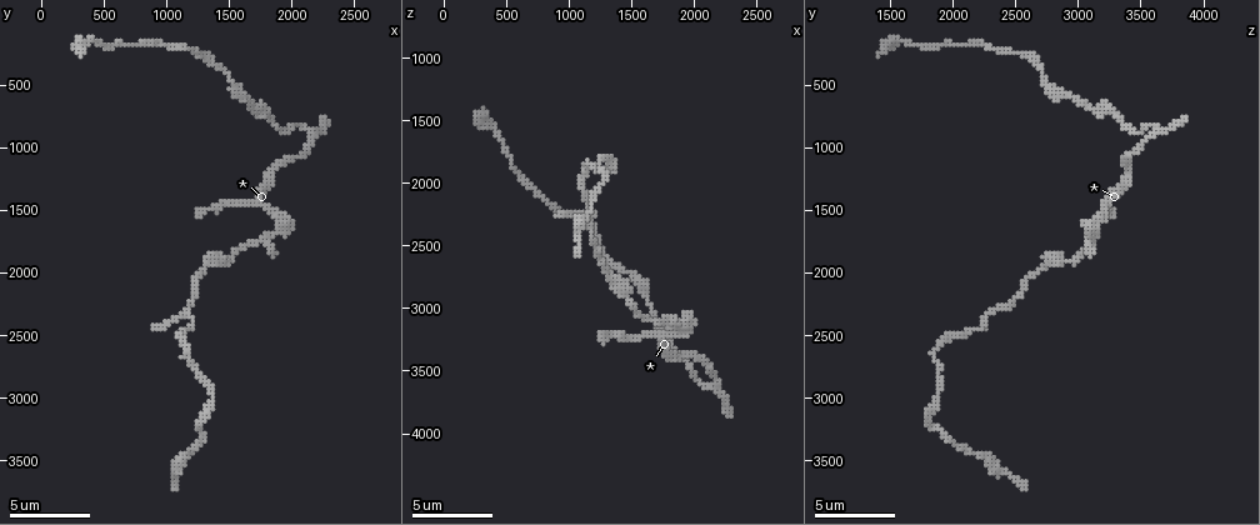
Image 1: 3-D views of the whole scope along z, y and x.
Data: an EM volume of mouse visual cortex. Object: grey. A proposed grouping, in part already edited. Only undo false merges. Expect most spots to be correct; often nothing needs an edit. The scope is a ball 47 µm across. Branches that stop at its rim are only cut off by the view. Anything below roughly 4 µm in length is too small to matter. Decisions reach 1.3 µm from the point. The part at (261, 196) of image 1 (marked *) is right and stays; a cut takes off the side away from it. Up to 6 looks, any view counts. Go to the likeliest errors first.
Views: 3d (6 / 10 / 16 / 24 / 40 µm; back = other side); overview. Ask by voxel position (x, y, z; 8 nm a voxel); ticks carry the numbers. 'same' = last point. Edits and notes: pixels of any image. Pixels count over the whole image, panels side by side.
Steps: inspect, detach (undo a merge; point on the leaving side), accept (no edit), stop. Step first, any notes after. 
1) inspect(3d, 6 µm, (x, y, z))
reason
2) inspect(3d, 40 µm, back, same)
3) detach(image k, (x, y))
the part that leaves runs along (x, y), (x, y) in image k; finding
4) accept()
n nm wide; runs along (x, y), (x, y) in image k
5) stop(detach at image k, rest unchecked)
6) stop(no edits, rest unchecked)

inspect(3d, 10 µm, (2140, 900, 3620))
sharp bend

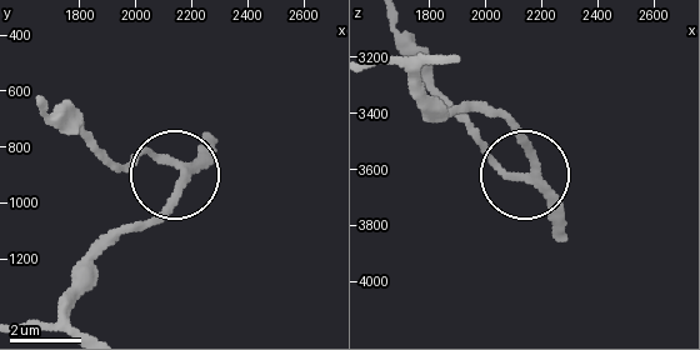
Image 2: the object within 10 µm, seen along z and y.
accept()
3 arms; all the same neuron

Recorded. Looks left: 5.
inspect(3d, 10 µm, (1800, 1700, 3140))
three arms meet

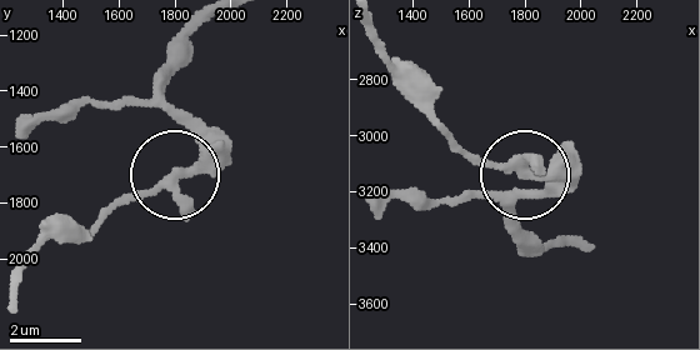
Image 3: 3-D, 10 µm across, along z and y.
inspect(3d, 10 µm, back, (1820, 1700, 3130))

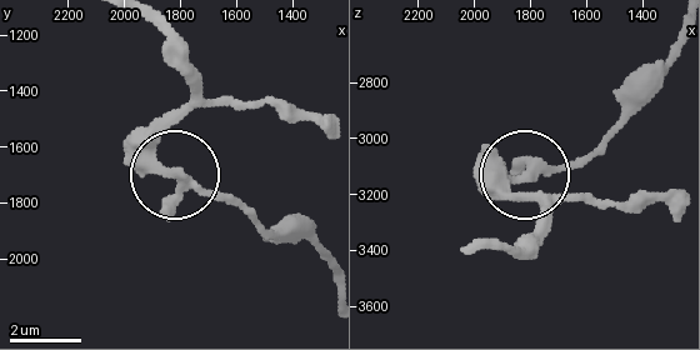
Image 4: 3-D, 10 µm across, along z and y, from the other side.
accept()
280 nm wide; one neuron here

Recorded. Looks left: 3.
inspect(3d, 16 µm, (1300, 3180, 1800))
thick turns thin

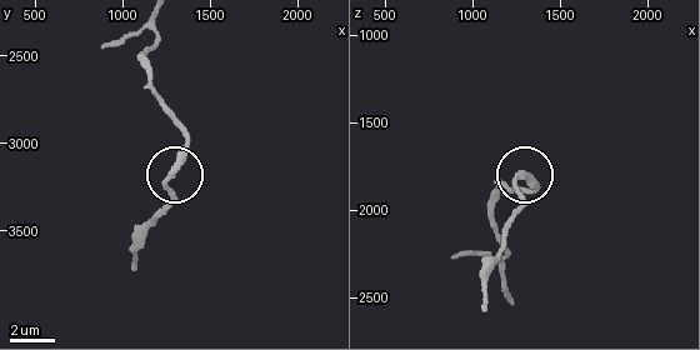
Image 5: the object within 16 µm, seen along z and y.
accept()
continuous, no second neuron

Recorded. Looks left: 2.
stop(no edits, rest unchecked)

